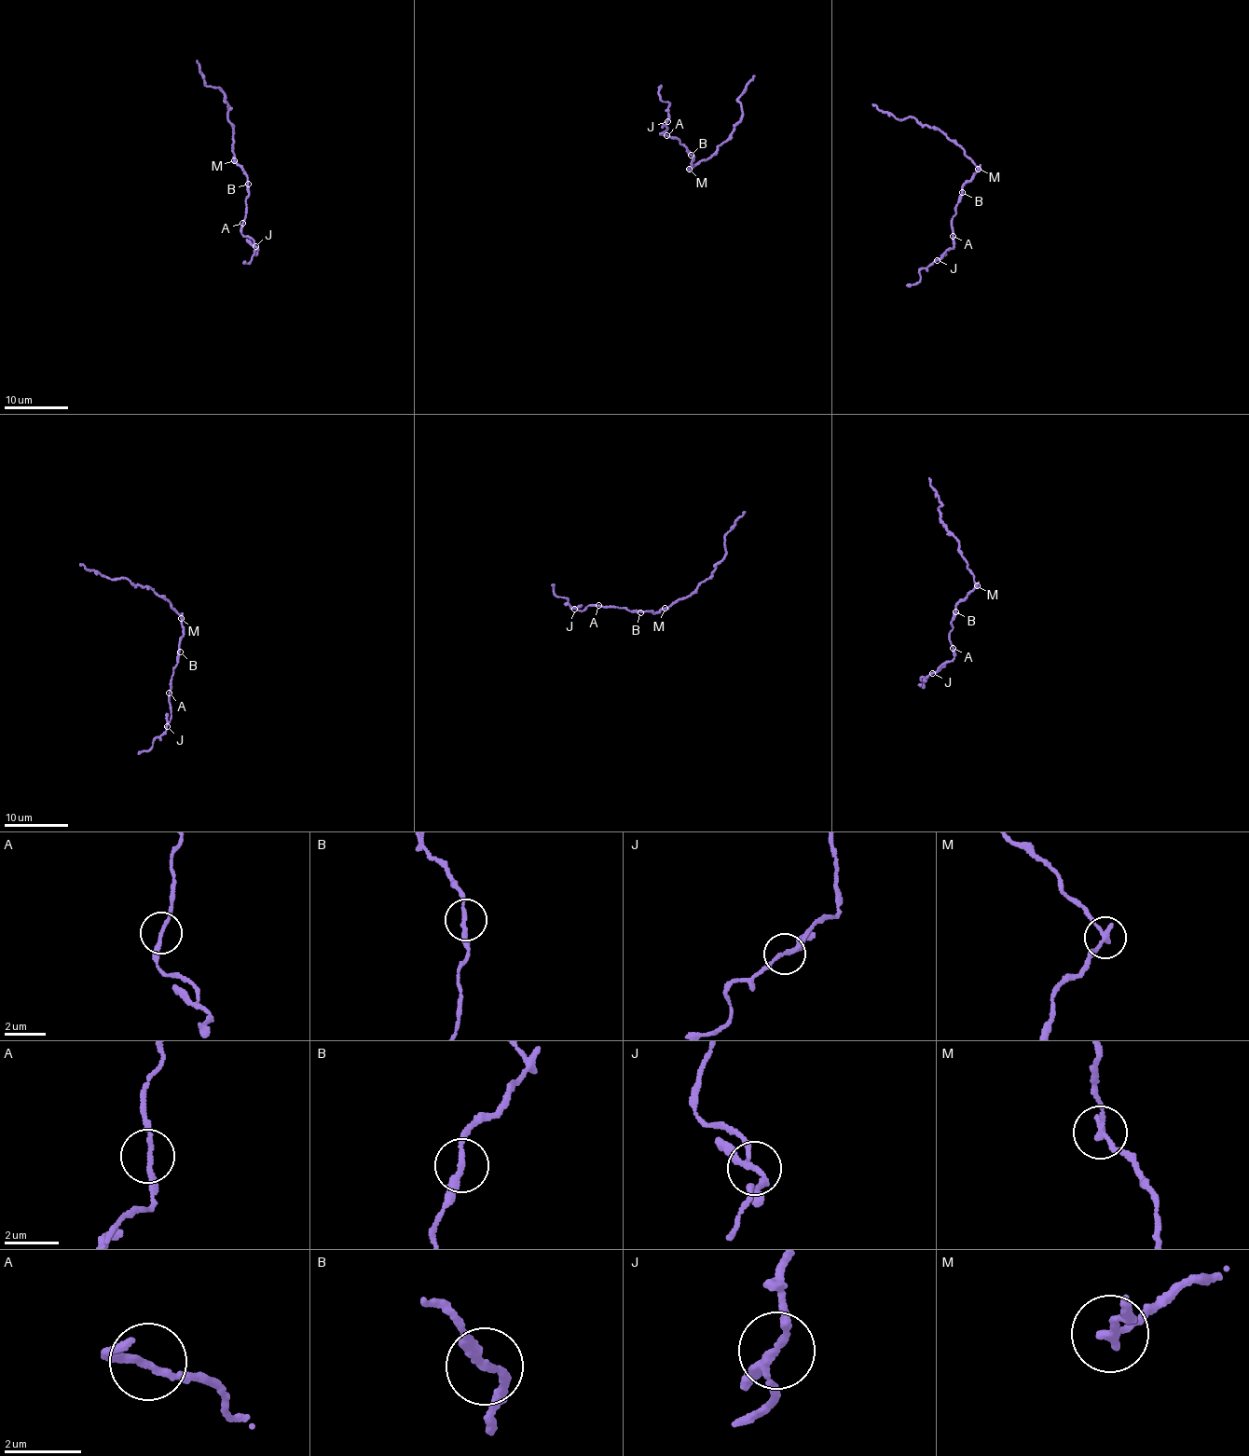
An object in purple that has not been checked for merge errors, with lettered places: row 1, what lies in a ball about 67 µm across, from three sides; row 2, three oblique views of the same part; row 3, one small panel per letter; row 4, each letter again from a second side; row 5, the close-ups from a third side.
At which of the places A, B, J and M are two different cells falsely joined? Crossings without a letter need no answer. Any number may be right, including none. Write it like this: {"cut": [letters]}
{"cut": ["M"]}

